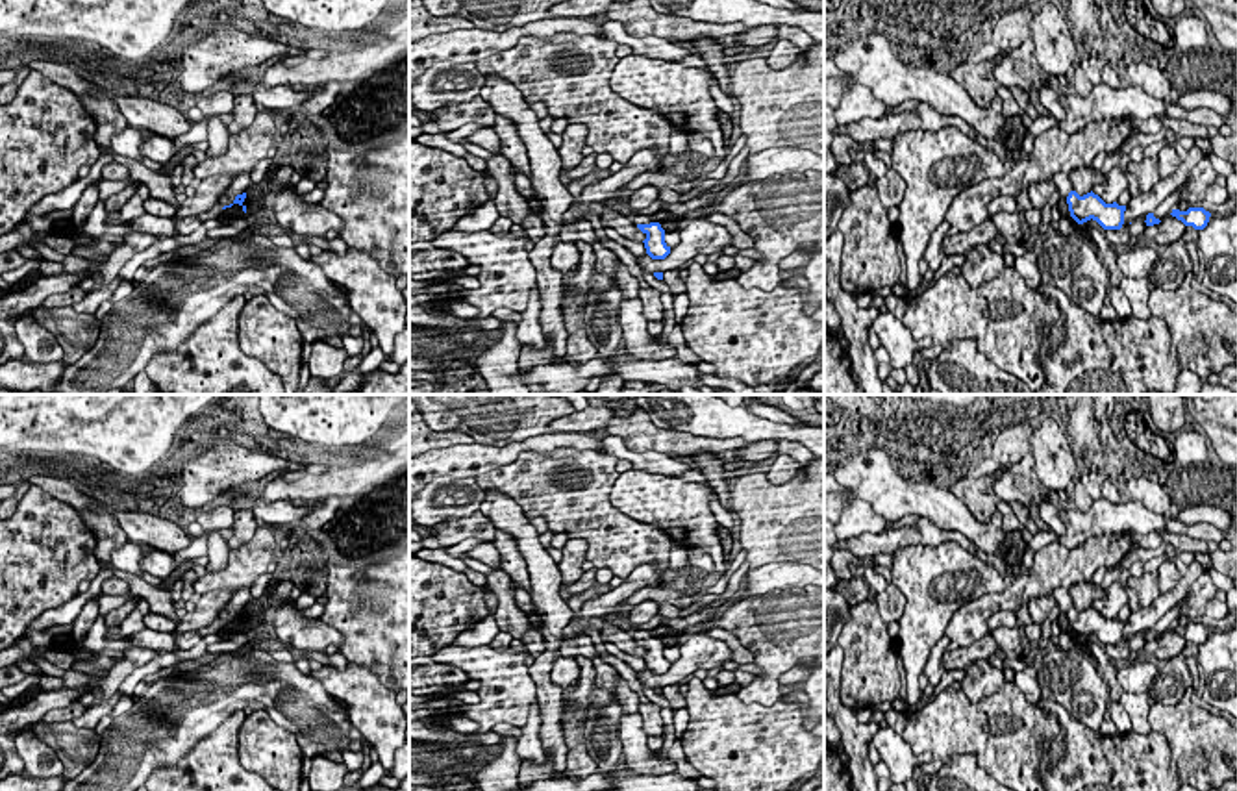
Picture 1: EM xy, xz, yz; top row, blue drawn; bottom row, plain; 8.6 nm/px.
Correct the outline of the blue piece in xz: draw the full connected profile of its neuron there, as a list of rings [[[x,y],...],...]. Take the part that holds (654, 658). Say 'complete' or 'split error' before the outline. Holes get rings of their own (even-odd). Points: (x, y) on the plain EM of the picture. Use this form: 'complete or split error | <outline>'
split error | [[[633,630],[631,637],[646,650],[644,663],[652,674],[665,674],[670,661],[665,658],[665,645],[659,637],[652,637],[650,630]]]

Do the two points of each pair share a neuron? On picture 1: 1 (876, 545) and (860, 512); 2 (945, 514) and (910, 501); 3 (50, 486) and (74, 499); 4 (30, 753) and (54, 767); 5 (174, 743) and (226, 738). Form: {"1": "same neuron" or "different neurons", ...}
{"1": "different neurons", "2": "same neuron", "3": "same neuron", "4": "same neuron", "5": "different neurons"}

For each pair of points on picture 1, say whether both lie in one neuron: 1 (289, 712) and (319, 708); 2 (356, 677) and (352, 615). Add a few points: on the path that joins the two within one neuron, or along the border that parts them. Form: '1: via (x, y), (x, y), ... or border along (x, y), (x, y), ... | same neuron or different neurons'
1: via (297, 712), (312, 712) | same neuron
2: border along (350, 662), (367, 665), (389, 690) | different neurons

